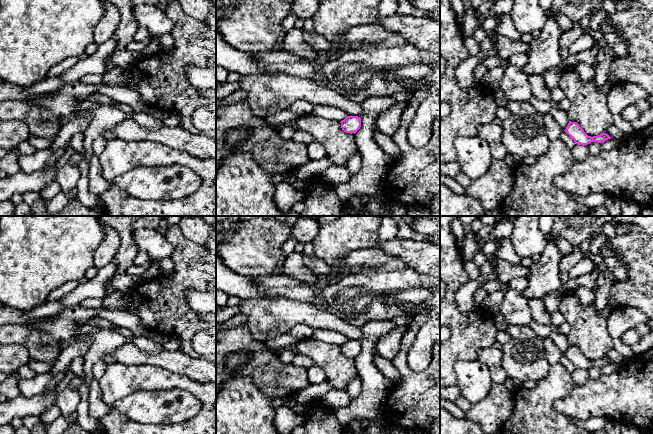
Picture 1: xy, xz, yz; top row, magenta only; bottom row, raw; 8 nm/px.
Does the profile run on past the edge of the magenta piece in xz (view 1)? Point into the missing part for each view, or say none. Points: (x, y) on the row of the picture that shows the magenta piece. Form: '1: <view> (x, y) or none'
1: none

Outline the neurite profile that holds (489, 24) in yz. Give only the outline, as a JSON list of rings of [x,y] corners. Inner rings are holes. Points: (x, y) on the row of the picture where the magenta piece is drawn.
[[[488,16],[482,22],[482,29],[485,33],[495,30],[497,27],[497,17]]]

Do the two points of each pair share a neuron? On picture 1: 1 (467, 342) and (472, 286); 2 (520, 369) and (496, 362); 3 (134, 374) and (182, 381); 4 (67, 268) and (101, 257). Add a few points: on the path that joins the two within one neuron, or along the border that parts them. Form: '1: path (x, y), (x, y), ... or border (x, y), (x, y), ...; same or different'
1: border (457, 290), (455, 303), (461, 311), (477, 307); different
2: border (500, 349), (502, 352), (503, 369), (507, 376); different
3: path (146, 377), (170, 380); same
4: border (103, 237), (94, 252), (93, 264); different

